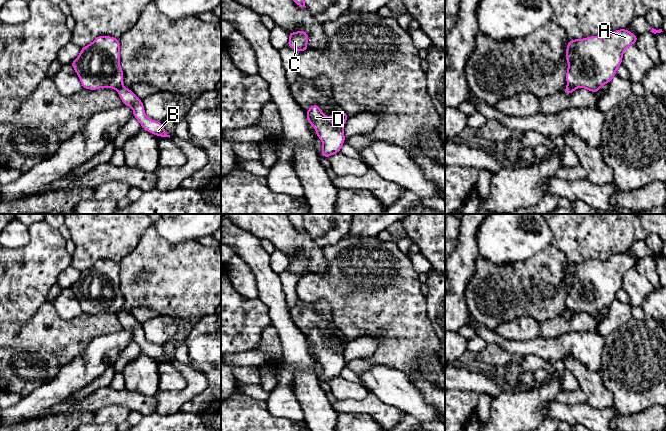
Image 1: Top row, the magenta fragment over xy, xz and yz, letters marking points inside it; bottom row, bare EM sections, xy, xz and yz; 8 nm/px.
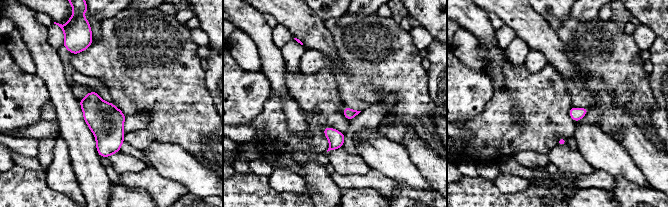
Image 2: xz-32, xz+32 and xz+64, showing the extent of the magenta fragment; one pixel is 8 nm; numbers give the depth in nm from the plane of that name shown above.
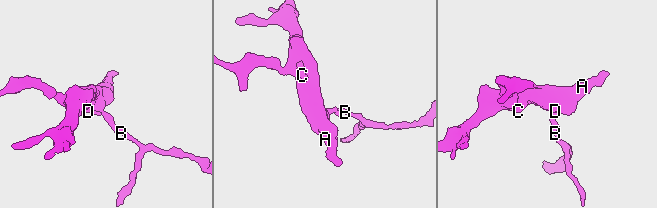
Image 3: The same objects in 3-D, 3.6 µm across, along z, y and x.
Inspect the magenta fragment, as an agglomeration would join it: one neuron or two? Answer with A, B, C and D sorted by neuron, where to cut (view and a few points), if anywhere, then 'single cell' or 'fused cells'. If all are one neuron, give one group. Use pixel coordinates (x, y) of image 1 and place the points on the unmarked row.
A C D / B; cut in yz along (568, 309), (574, 312); fused cells

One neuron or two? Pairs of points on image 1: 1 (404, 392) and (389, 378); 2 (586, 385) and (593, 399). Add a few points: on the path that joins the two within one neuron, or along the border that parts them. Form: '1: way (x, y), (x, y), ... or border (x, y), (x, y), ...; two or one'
1: way (400, 388), (393, 382); one
2: way (589, 388), (593, 392), (593, 396); one

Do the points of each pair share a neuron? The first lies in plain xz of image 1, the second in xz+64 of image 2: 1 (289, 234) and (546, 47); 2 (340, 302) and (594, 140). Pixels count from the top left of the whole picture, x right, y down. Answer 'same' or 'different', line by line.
1: same
2: different

